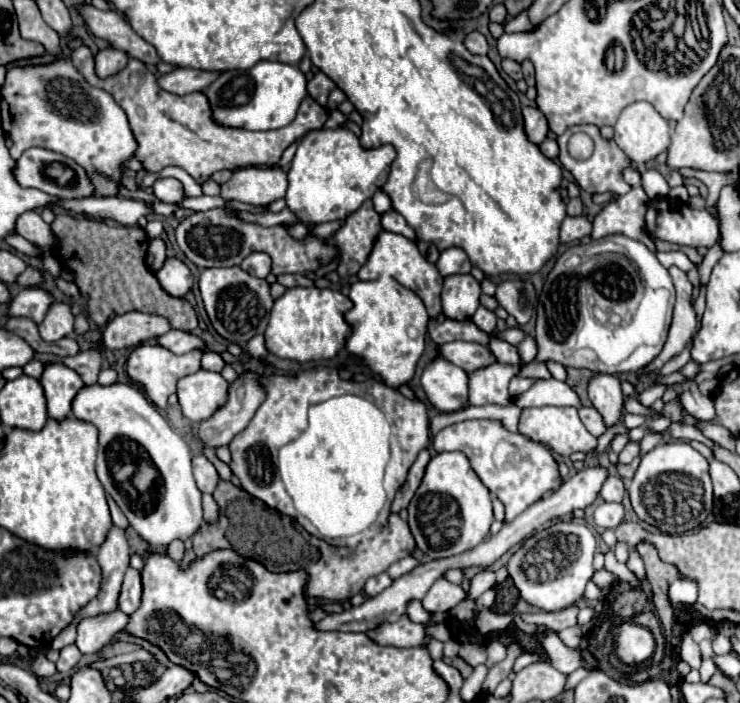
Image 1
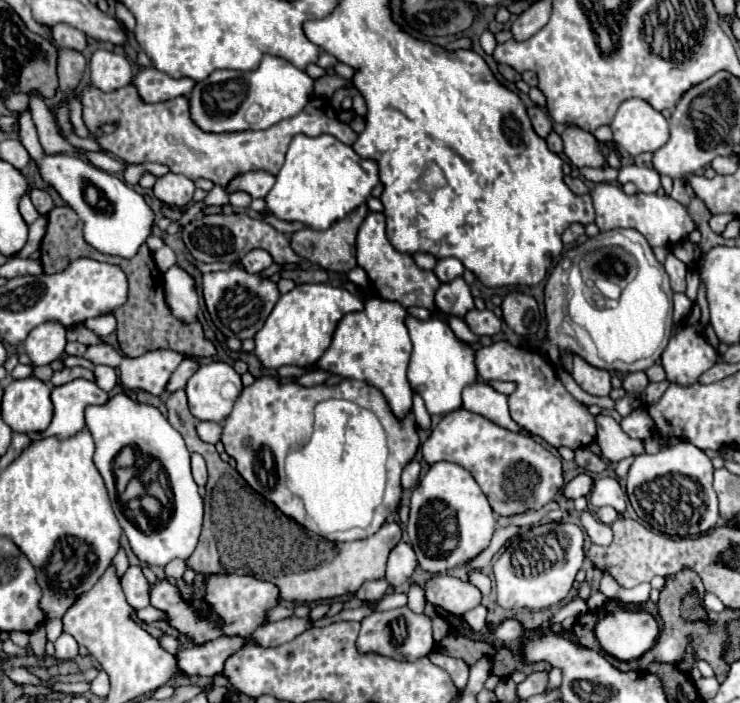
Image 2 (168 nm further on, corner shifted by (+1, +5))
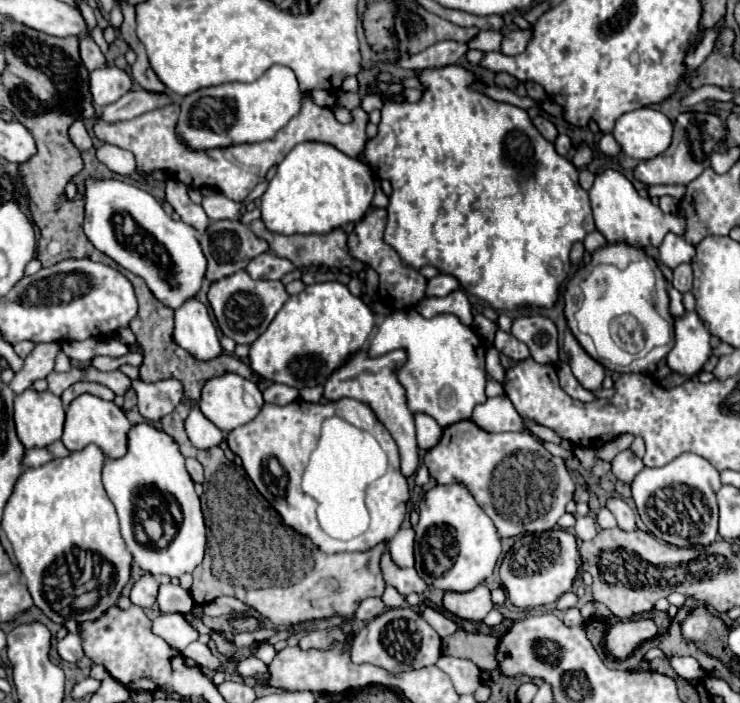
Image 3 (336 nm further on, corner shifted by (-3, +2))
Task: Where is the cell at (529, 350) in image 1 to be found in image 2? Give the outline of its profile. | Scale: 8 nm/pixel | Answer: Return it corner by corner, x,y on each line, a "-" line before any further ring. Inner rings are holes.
478,380
476,384
470,384
468,388
464,388
462,400
464,400
466,410
470,410
474,414
480,414
480,416
488,418
490,422
494,422
494,424
498,424
498,426
502,426
502,428
506,428
510,432
518,432
522,436
532,438
532,434
526,428
522,428
520,424
516,424
510,418
508,396
496,392
494,388
490,388
482,380

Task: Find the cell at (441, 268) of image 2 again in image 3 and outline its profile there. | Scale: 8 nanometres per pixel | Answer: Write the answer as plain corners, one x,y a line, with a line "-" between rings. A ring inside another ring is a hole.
438,273
436,277
432,277
428,281
428,295
430,297
444,297
448,293
452,293
454,289
460,287
460,281
452,275
444,275
444,273

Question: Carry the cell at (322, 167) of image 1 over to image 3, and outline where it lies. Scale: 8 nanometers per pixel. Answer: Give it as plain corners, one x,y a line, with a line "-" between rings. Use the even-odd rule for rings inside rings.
306,141
298,143
286,157
284,161
276,167
276,175
268,183
266,193
262,195
262,221
266,227
274,233
282,235
294,235
294,233
328,233
332,229
340,229
346,223
356,223
360,221
366,211
370,209
372,197
374,197
374,175
372,169
362,163
356,157
348,157
336,147
328,143
316,143
316,141

